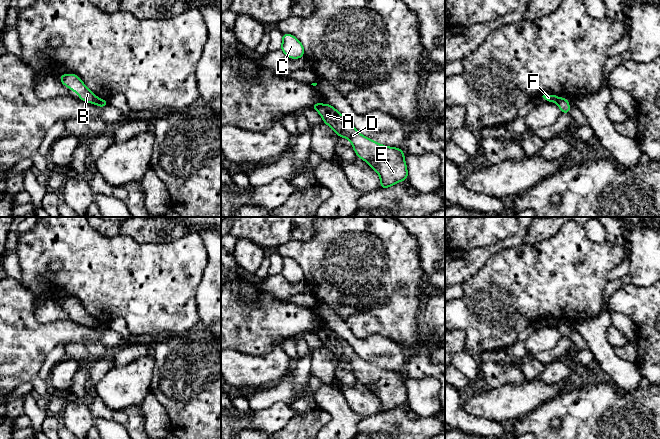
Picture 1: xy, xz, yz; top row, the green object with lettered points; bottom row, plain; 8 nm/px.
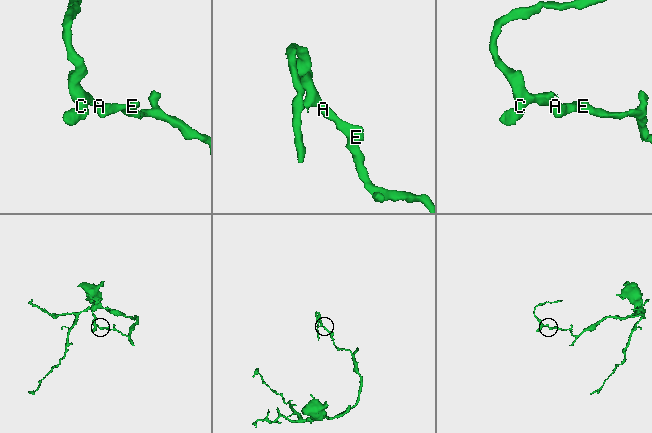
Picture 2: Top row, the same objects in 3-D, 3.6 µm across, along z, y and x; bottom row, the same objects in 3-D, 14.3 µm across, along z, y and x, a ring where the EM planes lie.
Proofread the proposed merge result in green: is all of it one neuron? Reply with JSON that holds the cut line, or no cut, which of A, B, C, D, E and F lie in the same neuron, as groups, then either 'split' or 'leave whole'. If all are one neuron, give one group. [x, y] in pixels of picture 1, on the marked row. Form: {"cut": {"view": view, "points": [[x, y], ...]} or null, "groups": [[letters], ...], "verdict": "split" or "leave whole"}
{"cut": {"view": "xy", "points": [[98, 99], [94, 103]]}, "groups": [["A", "D", "E"], ["B", "C", "F"]], "verdict": "split"}

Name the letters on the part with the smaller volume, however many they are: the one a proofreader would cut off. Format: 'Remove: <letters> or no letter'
Remove: B, C, F

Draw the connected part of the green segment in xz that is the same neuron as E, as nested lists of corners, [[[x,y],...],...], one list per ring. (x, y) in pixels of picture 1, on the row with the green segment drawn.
[[[322,104],[317,111],[323,122],[330,126],[338,137],[349,139],[357,156],[379,174],[381,189],[408,179],[402,149],[387,147],[363,136],[345,116],[329,104]]]

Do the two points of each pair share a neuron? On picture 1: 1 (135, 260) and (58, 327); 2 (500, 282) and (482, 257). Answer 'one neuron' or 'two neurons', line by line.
1: two neurons
2: two neurons

